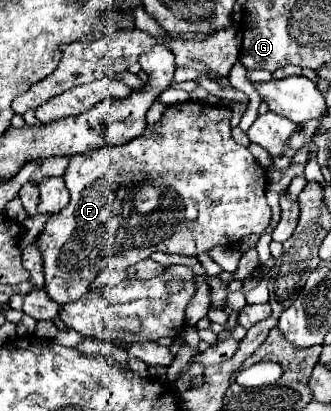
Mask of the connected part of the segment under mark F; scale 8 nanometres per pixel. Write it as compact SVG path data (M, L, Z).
M181 102L181 104L173 104L167 106L167 110L163 112L161 120L155 124L149 124L141 136L133 138L127 144L121 146L109 146L109 148L97 148L91 150L87 154L77 154L71 158L67 170L65 170L65 186L71 194L69 204L53 214L47 222L45 222L45 230L39 236L39 248L43 252L43 266L45 266L45 290L47 294L59 302L59 304L67 304L73 302L77 298L81 298L83 294L89 292L89 284L91 280L103 272L105 268L115 268L115 270L125 270L133 264L137 264L139 260L149 258L151 252L167 252L167 254L185 254L185 256L199 256L199 254L207 254L209 250L213 250L215 246L233 246L237 244L241 238L249 236L249 234L263 234L267 230L267 226L271 224L271 208L265 200L265 186L267 186L267 172L265 168L259 166L259 162L253 158L253 154L239 146L233 138L231 138L231 108L225 106L207 106L207 104L199 104L199 102Z

